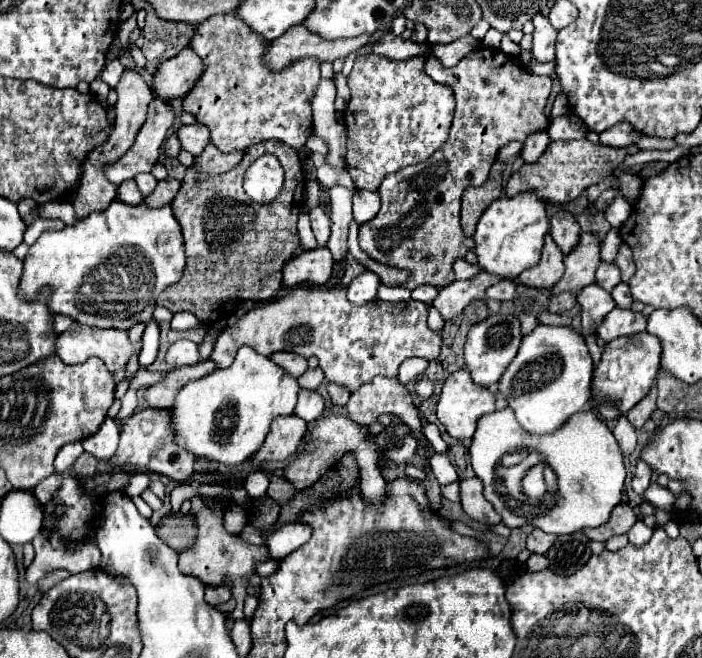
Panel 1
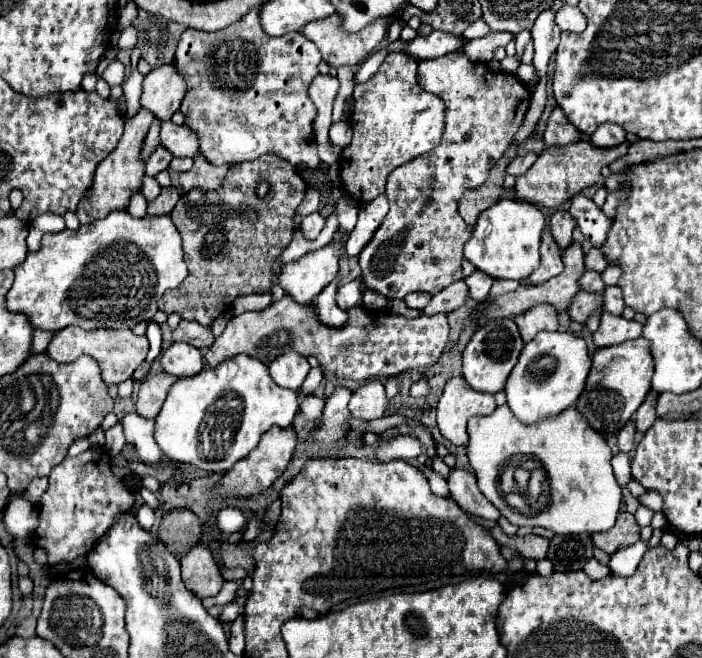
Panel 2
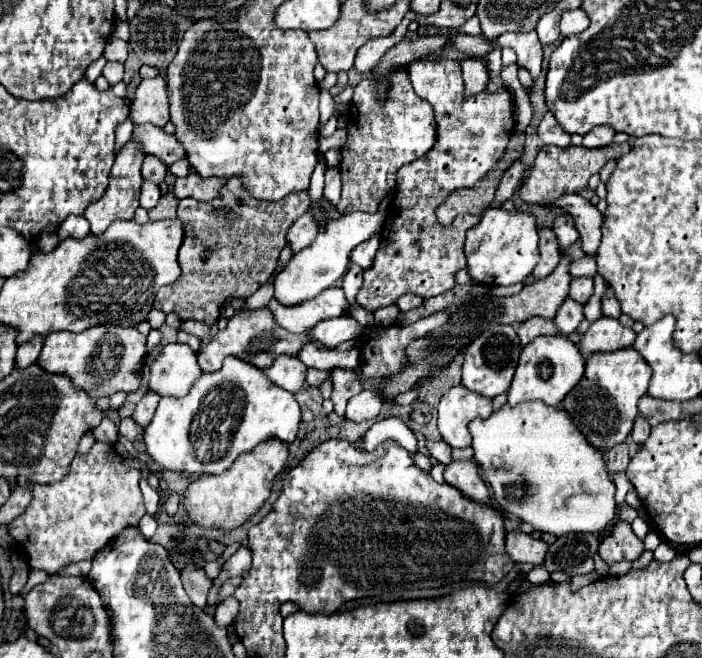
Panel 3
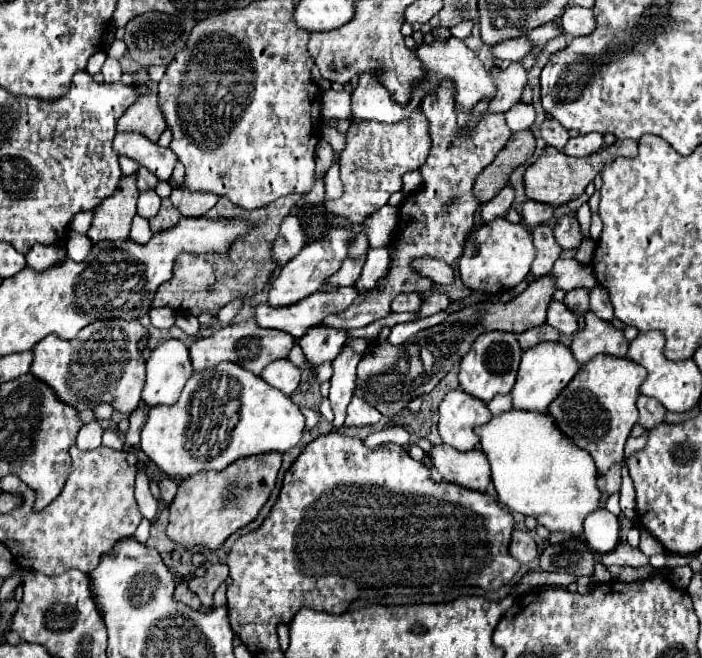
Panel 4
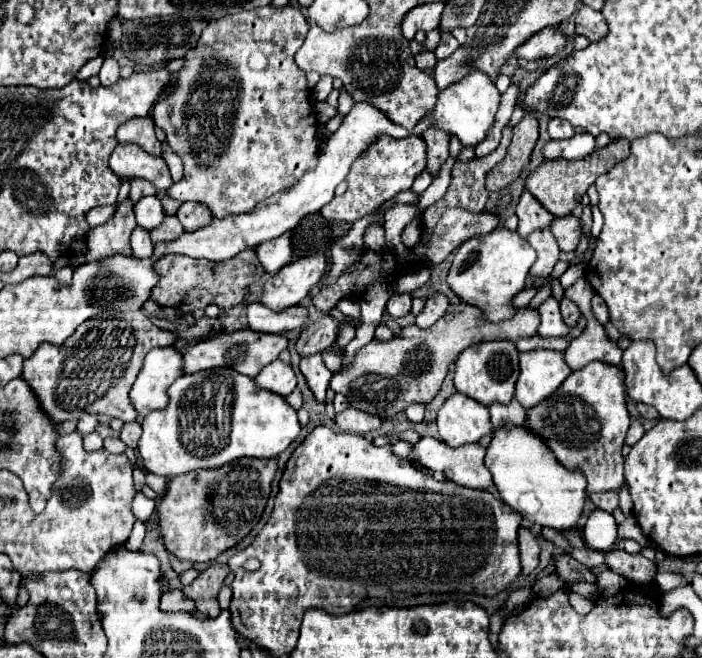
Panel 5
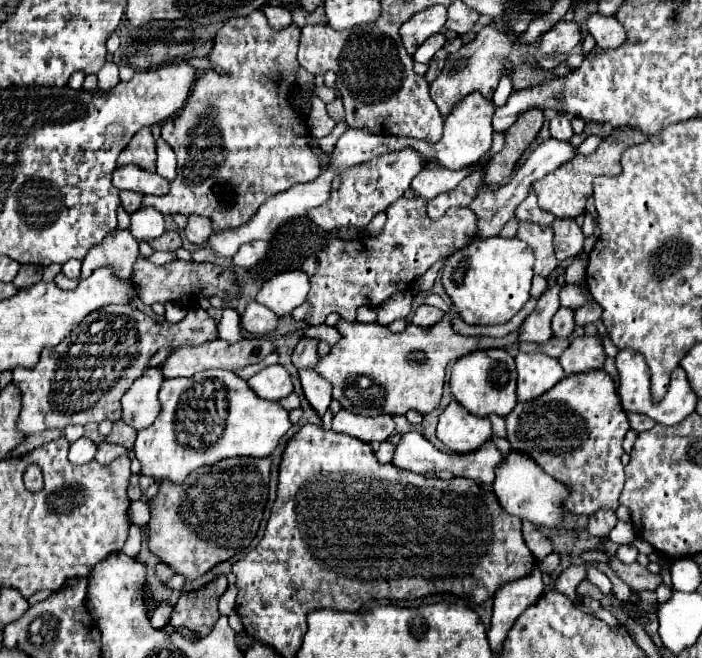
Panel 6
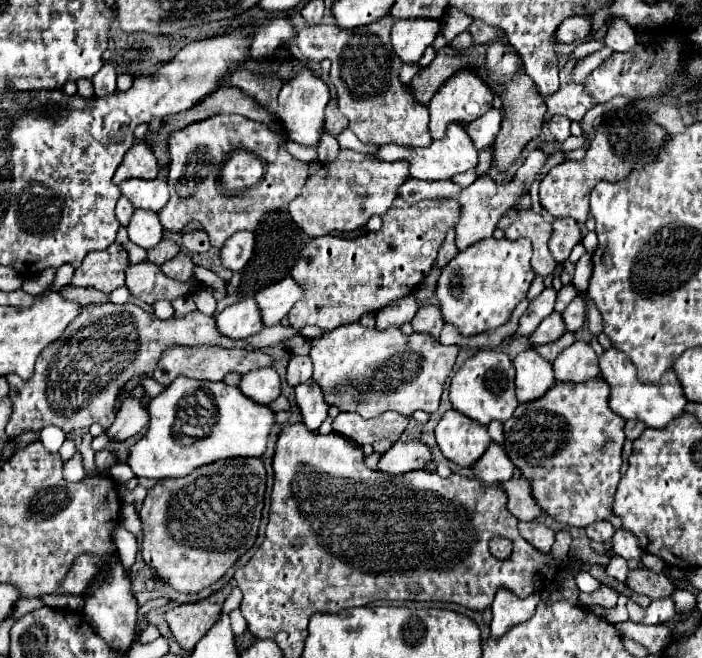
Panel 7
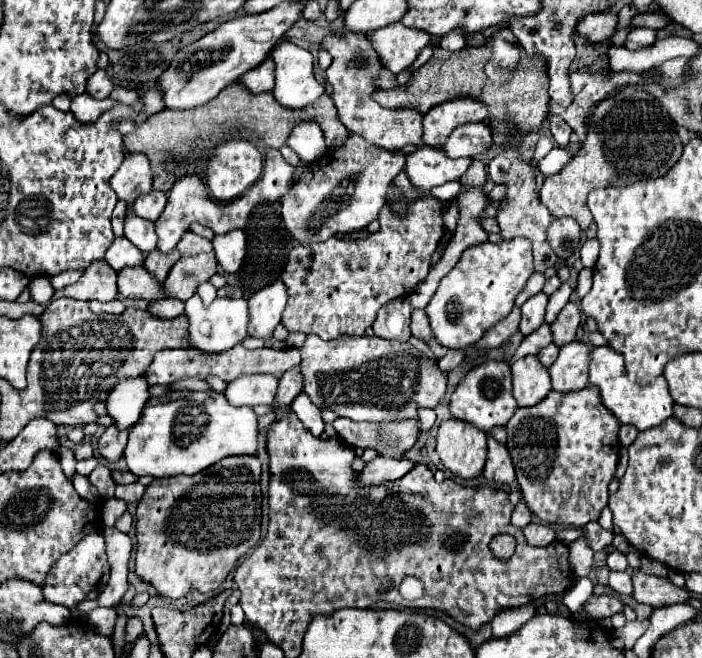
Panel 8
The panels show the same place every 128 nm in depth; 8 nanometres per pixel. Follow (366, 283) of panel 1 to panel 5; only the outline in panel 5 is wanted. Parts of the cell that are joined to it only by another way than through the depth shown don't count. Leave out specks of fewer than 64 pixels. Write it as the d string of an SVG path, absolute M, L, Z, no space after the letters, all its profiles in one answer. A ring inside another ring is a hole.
M344 298L338 302L338 310L342 310L344 314L352 316L352 318L358 318L360 316L360 306L358 306L358 300L356 298ZM260 302L248 304L248 328L256 332L282 334L292 328L300 328L308 316L308 308L292 306L282 312L272 312Z

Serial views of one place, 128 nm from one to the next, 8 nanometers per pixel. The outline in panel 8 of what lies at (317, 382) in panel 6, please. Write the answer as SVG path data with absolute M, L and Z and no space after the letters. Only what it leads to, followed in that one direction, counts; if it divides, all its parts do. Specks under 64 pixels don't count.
M302 392L296 396L296 400L292 402L292 412L298 414L298 418L302 420L302 424L316 436L320 438L324 432L324 420L320 416L318 406L312 404L312 400Z

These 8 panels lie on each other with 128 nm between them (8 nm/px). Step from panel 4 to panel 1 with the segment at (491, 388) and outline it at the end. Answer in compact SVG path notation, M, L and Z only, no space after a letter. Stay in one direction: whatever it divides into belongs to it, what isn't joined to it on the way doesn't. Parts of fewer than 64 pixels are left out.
M498 312L494 316L488 316L486 320L474 324L468 332L468 340L466 340L466 346L464 346L464 362L466 362L466 368L472 376L472 380L478 386L484 386L484 388L498 384L500 378L502 378L502 372L514 360L520 342L522 342L520 322L512 314Z

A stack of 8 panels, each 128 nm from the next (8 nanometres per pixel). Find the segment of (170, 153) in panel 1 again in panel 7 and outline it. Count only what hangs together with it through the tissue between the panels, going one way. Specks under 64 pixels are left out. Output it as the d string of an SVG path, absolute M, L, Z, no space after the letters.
M120 196L118 204L116 204L116 218L118 218L120 226L128 226L128 222L132 218L132 212L134 212L132 204L128 204L128 200L124 200L124 196Z

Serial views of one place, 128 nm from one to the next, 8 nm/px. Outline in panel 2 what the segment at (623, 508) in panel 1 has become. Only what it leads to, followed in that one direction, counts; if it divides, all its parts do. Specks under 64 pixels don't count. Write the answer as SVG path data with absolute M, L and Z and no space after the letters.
M620 512L616 524L610 528L610 532L598 532L592 534L594 546L604 550L606 554L614 554L620 548L626 548L640 540L640 526L636 524L634 516L628 512Z

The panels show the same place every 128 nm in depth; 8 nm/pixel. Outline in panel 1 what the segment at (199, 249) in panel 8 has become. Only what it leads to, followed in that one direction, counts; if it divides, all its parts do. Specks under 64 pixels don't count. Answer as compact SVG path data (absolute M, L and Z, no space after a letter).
M208 144L204 148L204 152L194 160L192 168L196 172L204 172L204 174L224 174L230 168L234 168L244 154L240 152L232 152L232 154L224 154L218 148L214 148L214 144Z

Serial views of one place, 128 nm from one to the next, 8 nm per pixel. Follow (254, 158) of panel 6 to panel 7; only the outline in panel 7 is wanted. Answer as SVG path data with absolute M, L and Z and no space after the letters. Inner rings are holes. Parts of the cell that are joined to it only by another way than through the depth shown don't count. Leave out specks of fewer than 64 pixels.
M214 116L202 122L194 122L170 136L170 200L158 212L164 232L182 232L190 220L198 220L210 236L210 244L221 248L224 242L238 230L256 230L258 222L274 210L284 210L304 188L308 178L308 164L294 160L286 152L286 136L272 132L260 122L252 122L244 116ZM232 148L254 152L264 164L264 176L254 186L238 196L226 196L218 190L220 164L228 158Z

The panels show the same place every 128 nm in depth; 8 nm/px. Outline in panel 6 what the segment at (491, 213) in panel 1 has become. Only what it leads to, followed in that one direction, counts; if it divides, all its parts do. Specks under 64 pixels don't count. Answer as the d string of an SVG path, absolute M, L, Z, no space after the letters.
M500 236L478 238L448 258L442 270L442 286L466 324L504 324L530 298L532 266L534 252L522 240Z

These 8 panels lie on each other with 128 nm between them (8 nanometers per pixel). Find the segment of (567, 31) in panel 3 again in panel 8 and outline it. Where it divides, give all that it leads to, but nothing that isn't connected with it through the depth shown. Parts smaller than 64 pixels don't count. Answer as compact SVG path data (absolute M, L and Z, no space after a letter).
M636 28L628 34L626 38L626 48L628 50L640 50L640 48L648 48L656 42L656 30L652 28Z

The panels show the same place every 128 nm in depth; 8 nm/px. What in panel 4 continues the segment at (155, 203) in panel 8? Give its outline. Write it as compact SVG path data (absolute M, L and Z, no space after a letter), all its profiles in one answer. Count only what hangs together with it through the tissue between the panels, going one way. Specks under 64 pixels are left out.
M118 132L112 148L116 156L128 156L140 166L148 168L160 182L168 182L176 164L176 156L170 148L162 148L136 132Z

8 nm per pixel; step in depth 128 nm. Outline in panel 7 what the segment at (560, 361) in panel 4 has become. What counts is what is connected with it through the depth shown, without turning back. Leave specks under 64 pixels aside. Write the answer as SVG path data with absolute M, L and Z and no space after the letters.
M532 348L520 352L514 358L514 368L518 402L532 402L542 398L556 382L552 364L538 356Z

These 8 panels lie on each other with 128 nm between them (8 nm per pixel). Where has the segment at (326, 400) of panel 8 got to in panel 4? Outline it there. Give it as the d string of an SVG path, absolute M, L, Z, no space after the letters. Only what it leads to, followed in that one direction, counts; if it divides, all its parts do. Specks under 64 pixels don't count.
M544 276L530 282L528 288L508 304L476 302L460 312L450 314L442 324L414 334L400 346L394 346L388 340L372 344L358 364L354 396L372 404L382 416L396 416L398 412L402 412L402 408L408 406L410 400L432 392L434 386L450 372L452 360L460 360L480 334L492 330L520 334L544 324L546 308L554 290L554 280L550 276Z

